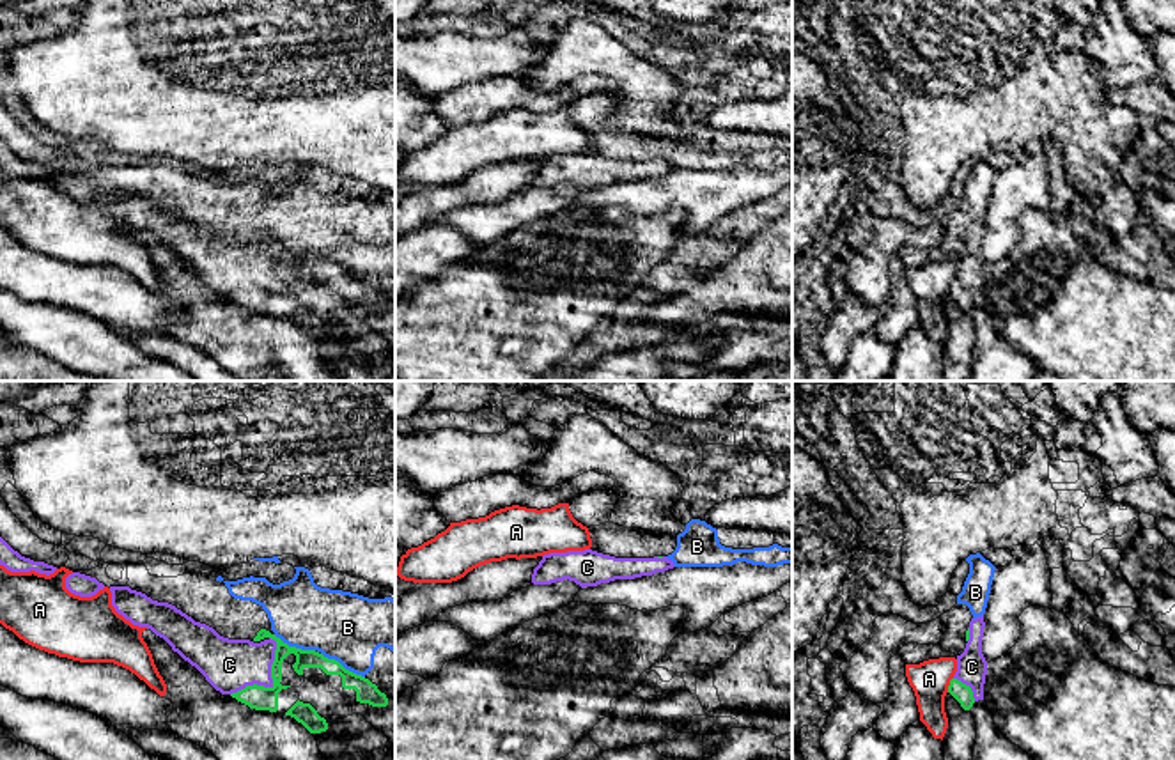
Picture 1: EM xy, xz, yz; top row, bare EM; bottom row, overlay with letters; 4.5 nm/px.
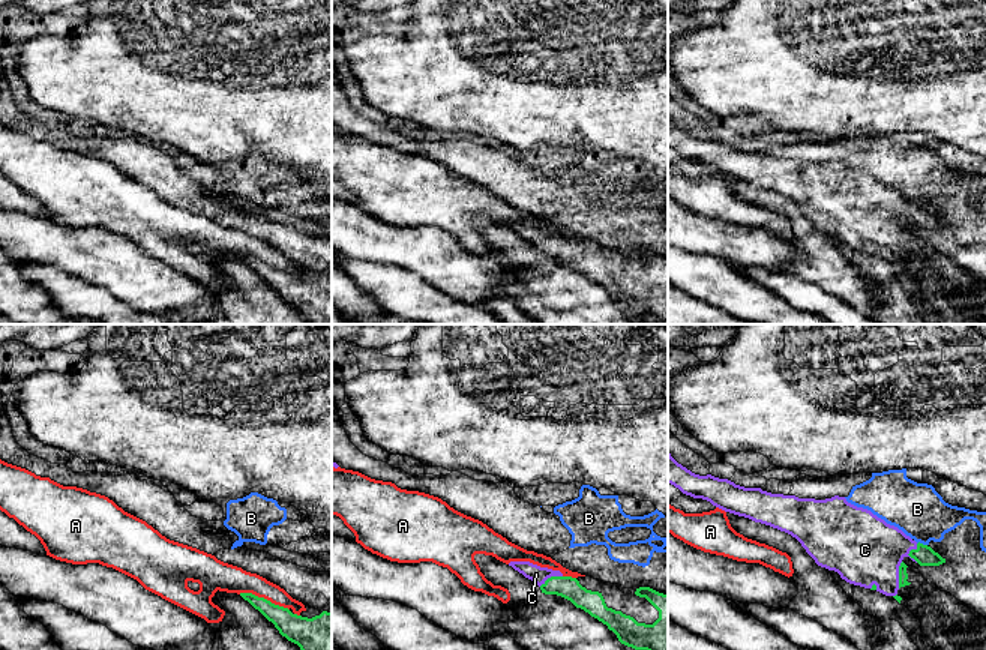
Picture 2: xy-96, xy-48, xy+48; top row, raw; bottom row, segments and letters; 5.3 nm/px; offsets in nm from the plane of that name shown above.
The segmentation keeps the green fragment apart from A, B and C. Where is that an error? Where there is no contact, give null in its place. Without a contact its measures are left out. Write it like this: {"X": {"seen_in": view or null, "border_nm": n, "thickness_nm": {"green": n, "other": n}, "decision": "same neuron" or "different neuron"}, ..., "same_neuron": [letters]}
{"A": {"seen_in": "yz", "border_nm": 80, "thickness_nm": {"green": 90, "other": 170}, "decision": "different neuron"}, "B": {"seen_in": "xy", "border_nm": 240, "thickness_nm": {"green": 100, "other": 320}, "decision": "different neuron"}, "C": {"seen_in": "xy", "border_nm": 320, "thickness_nm": {"green": 110, "other": 240}, "decision": "same neuron"}, "same_neuron": ["C"]}

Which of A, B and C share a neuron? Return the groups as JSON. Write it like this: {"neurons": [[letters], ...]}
{"neurons": [["A"], ["B"], ["C"]]}

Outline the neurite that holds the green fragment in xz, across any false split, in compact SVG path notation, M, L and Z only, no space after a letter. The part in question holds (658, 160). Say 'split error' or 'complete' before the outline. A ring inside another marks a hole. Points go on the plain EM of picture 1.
split error; M592 152L544 158L533 172L533 188L574 184L581 191L597 190L615 182L634 182L673 172L666 159L654 161L615 161Z

